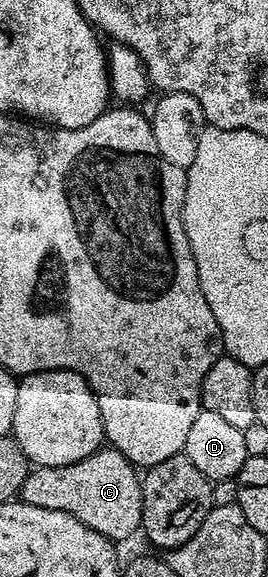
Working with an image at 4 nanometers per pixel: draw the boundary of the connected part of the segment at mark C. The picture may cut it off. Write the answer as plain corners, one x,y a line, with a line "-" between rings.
110,445
100,447
81,461
73,461
73,465
35,467
28,470
25,485
20,489
18,498
29,505
37,505
37,509
57,509
61,513
69,513
69,517
77,517
81,525
89,525
89,529
112,541
129,538
143,525
143,484
140,472
135,464
130,463
120,451

